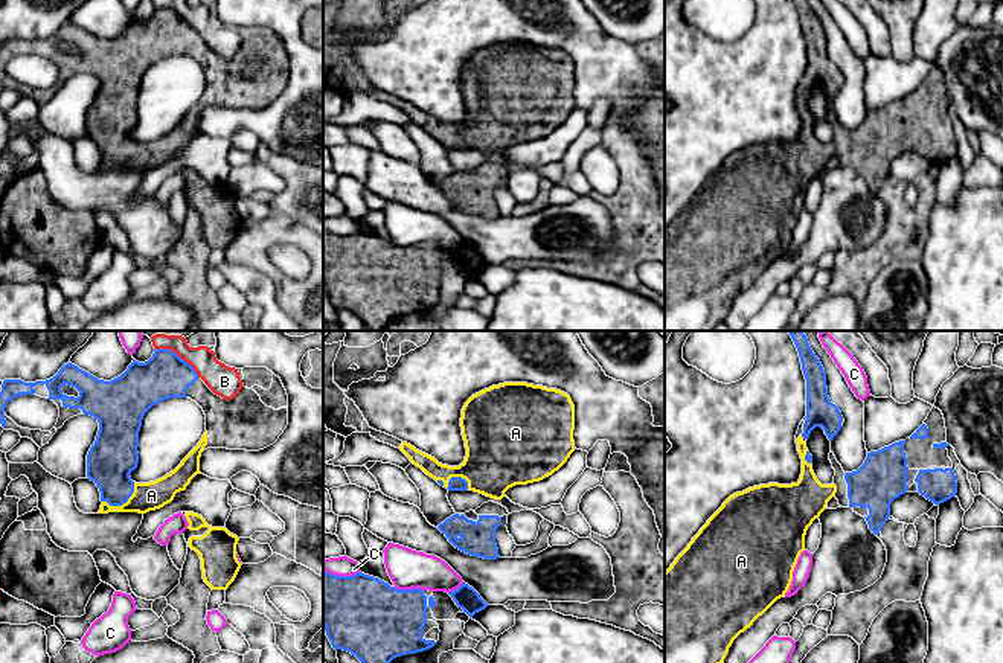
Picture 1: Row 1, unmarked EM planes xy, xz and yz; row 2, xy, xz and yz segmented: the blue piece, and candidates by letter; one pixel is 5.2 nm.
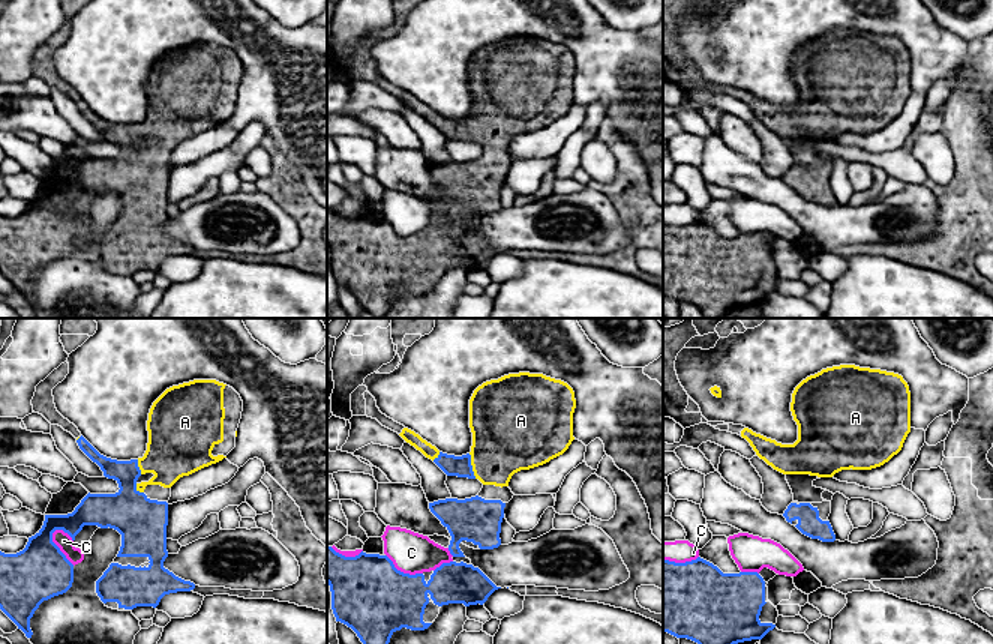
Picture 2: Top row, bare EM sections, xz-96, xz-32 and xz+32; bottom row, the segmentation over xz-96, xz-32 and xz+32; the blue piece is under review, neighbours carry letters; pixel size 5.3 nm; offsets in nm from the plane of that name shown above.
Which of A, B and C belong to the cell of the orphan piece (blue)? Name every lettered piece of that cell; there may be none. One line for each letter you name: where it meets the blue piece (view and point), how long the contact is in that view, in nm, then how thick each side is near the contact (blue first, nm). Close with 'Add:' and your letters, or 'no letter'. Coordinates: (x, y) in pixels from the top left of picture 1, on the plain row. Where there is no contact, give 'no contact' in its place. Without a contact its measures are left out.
A: xy (124, 160) | 200 nm | 260/150 nm
Add: A

